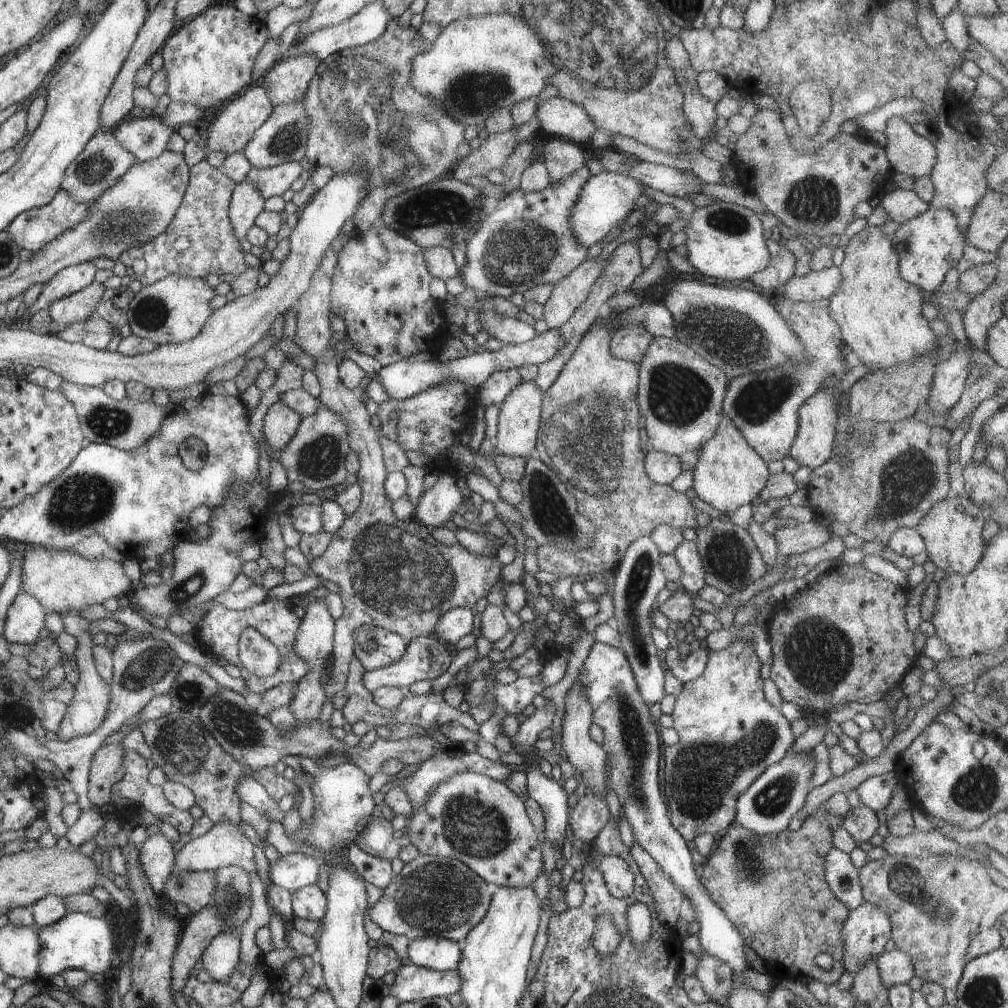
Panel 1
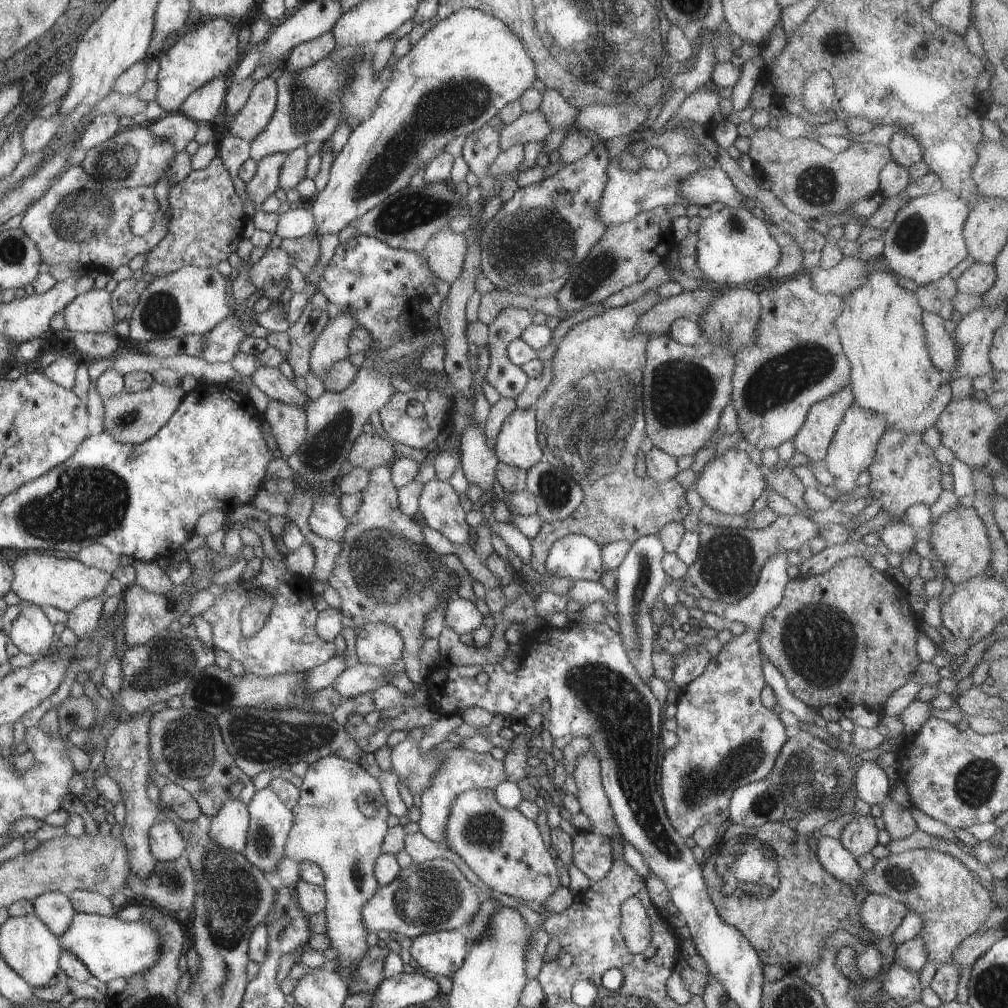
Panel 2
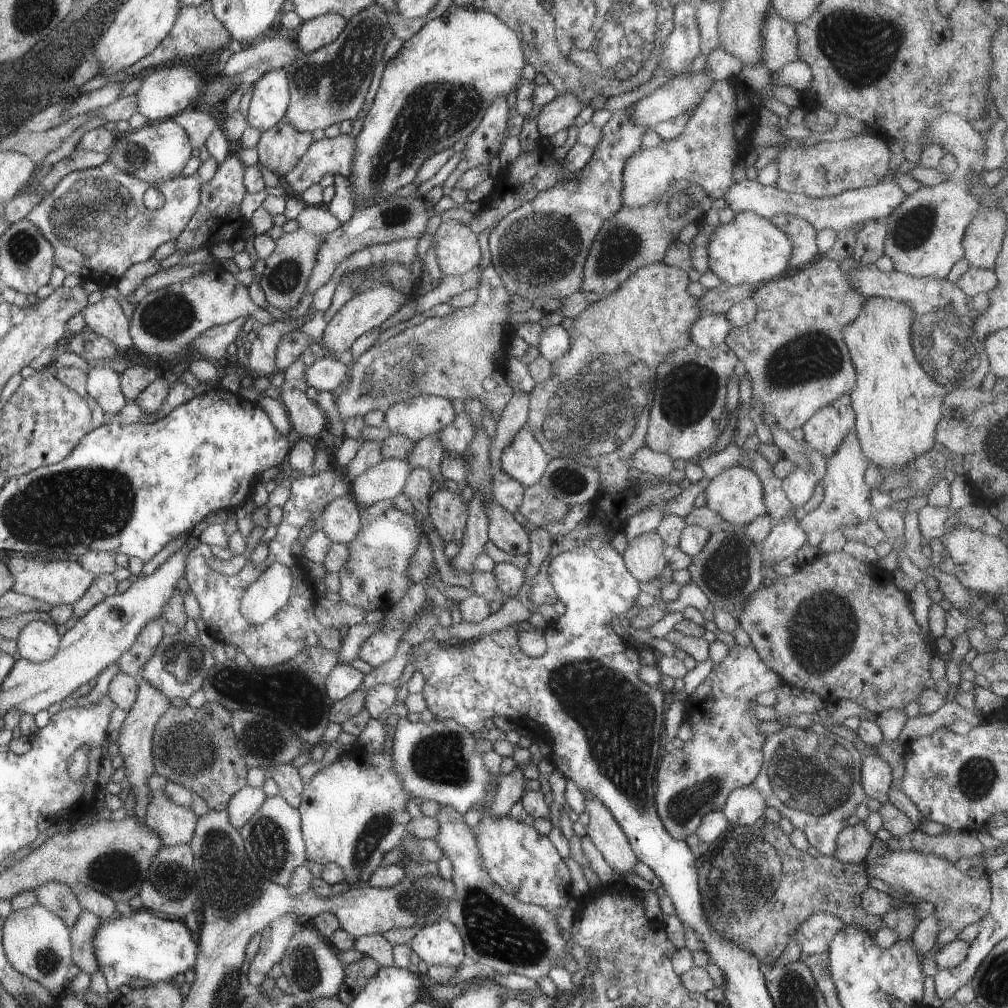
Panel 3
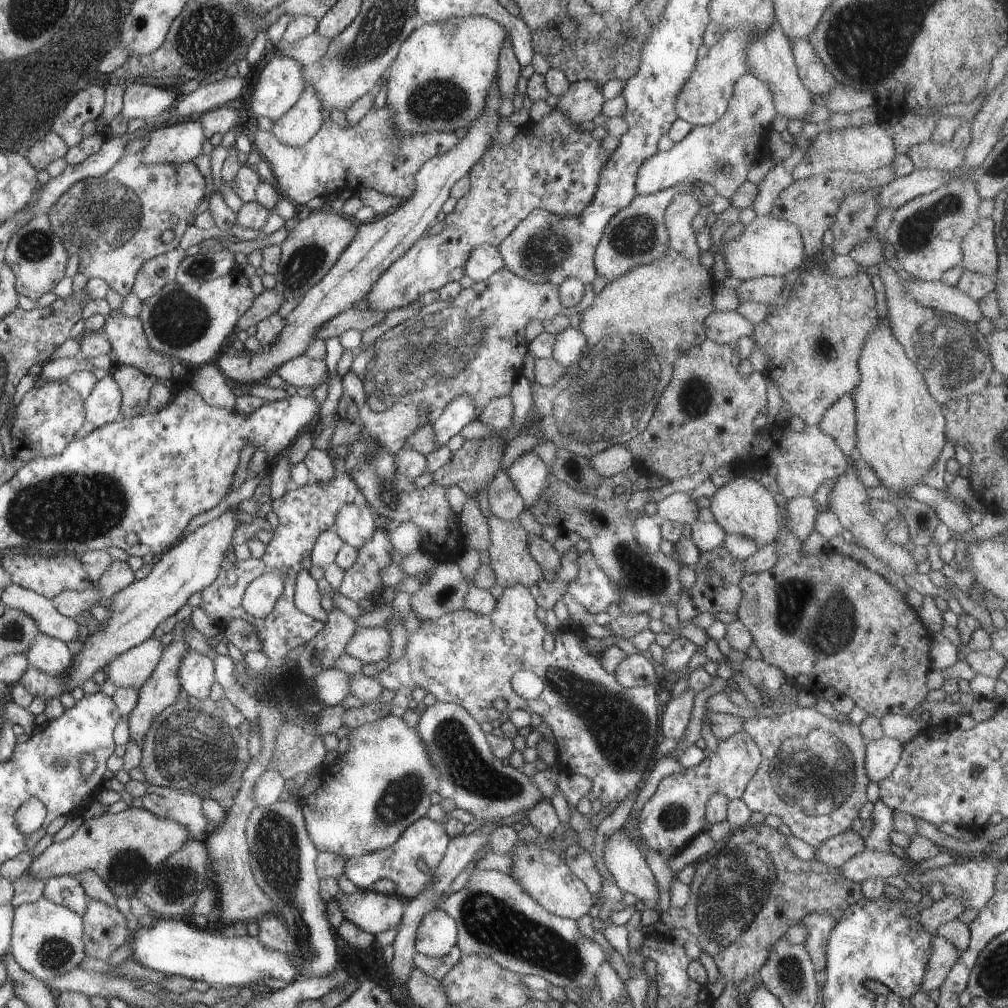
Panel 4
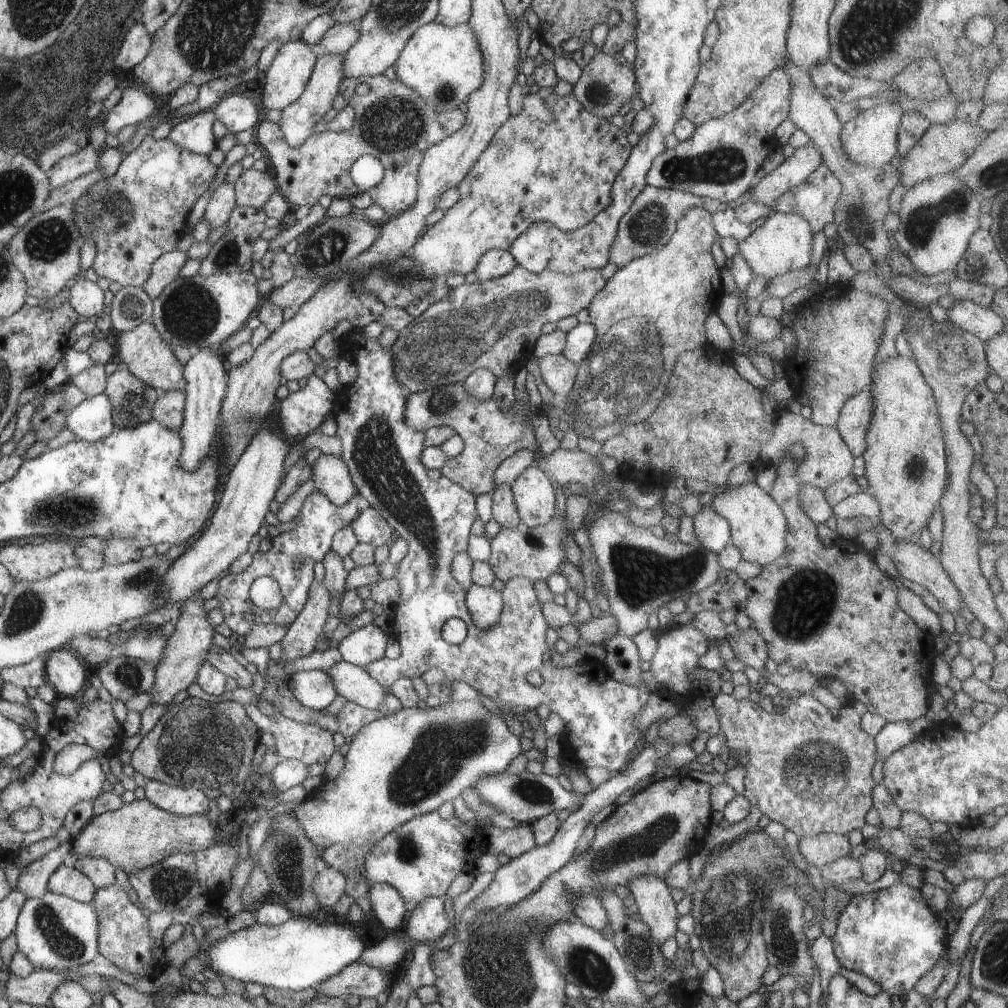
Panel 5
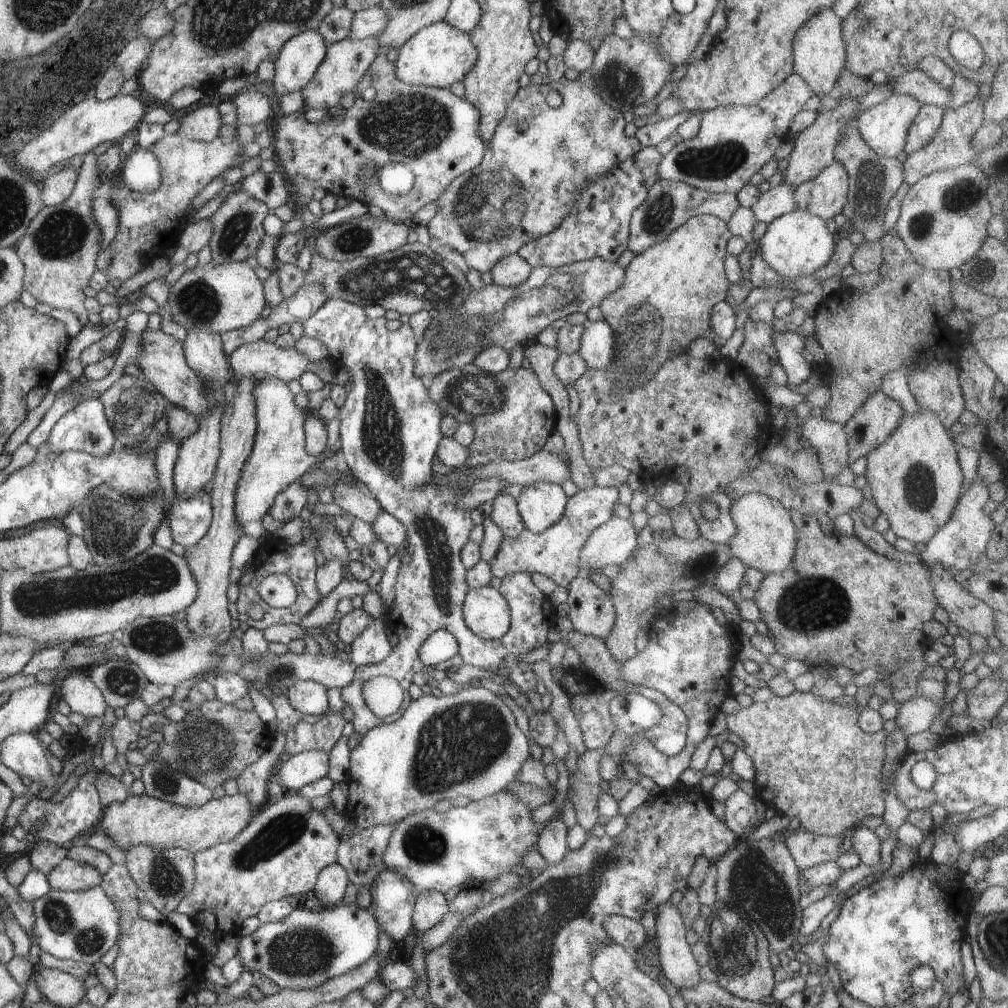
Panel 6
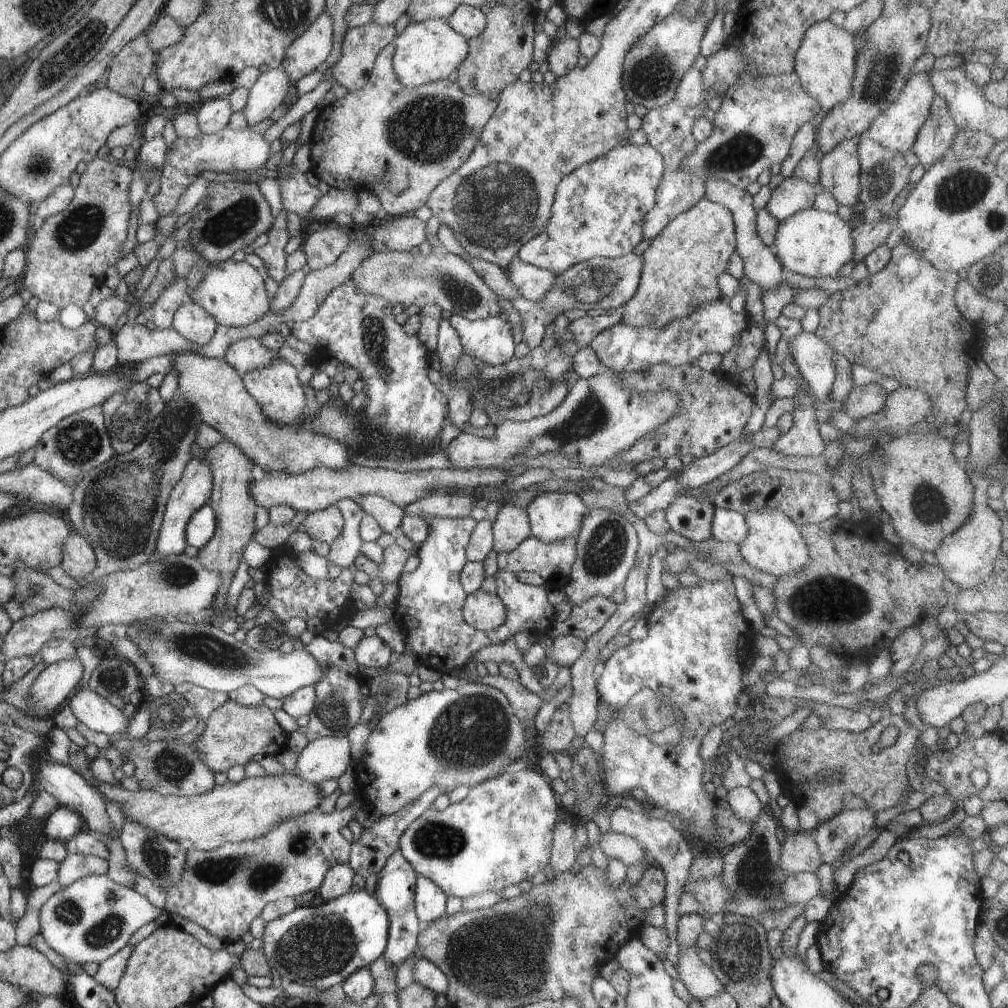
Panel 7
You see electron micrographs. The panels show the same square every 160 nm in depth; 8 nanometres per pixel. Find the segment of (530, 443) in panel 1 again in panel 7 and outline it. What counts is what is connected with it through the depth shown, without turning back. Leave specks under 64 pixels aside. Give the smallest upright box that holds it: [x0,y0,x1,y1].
[526,492,588,543]

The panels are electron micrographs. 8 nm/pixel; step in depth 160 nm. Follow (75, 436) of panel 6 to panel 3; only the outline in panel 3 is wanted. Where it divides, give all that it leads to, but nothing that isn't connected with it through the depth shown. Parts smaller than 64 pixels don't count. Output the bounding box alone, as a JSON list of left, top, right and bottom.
[88,366,129,419]

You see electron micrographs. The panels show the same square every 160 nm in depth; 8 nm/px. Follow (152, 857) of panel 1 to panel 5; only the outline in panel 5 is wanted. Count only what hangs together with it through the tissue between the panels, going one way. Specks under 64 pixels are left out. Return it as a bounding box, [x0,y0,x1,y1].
[143,781,210,815]

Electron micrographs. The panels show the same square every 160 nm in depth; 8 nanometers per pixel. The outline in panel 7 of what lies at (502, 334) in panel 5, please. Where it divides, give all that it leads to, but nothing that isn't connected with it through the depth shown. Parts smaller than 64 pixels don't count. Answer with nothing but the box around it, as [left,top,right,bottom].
[538,252,642,312]

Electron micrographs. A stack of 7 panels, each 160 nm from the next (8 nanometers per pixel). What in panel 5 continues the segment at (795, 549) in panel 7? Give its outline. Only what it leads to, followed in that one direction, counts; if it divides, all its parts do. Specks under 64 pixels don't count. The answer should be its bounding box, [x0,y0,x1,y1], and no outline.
[710,483,788,567]

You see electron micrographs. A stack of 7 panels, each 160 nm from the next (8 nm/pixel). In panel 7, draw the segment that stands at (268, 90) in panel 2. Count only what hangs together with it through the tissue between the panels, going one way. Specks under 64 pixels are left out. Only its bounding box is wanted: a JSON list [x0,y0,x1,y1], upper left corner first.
[282,12,334,84]

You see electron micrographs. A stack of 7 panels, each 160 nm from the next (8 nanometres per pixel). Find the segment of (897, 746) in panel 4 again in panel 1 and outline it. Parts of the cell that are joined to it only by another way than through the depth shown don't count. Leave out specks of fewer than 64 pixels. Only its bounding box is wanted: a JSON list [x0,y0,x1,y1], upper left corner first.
[857,773,897,813]

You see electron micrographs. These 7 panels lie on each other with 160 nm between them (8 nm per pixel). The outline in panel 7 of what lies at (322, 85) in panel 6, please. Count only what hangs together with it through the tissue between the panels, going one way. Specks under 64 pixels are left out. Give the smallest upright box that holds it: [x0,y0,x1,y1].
[324,22,397,91]

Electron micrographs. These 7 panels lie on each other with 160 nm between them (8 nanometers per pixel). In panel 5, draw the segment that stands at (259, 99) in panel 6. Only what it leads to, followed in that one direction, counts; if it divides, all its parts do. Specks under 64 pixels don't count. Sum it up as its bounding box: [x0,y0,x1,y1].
[212,95,258,134]

